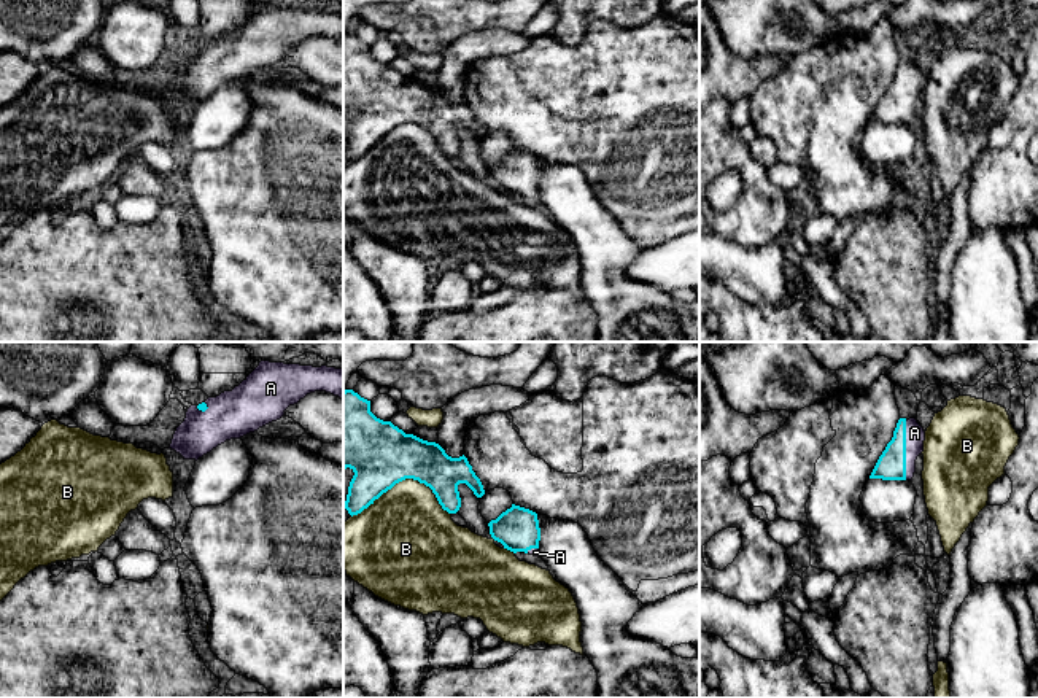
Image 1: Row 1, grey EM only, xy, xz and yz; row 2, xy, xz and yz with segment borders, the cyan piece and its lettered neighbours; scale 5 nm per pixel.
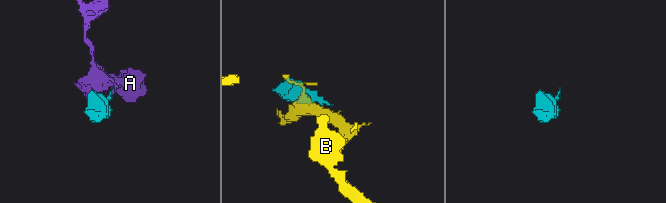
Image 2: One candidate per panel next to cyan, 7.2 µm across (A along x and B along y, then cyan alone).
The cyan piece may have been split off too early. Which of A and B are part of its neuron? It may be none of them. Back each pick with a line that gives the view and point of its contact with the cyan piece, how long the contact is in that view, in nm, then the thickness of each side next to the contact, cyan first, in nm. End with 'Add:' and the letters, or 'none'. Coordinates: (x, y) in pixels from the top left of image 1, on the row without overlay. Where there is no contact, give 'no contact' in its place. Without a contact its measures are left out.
A: contact yz (905, 94); length 300 nm; calibres 140 and 100 nm
Add: A

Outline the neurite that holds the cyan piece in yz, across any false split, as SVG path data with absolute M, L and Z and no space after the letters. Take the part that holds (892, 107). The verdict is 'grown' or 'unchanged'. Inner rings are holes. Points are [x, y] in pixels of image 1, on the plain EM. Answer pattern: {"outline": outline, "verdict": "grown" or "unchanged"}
{"outline": "M900 62L870 122L912 124L916 103L924 95L924 84L925 75L916 62Z", "verdict": "grown"}

